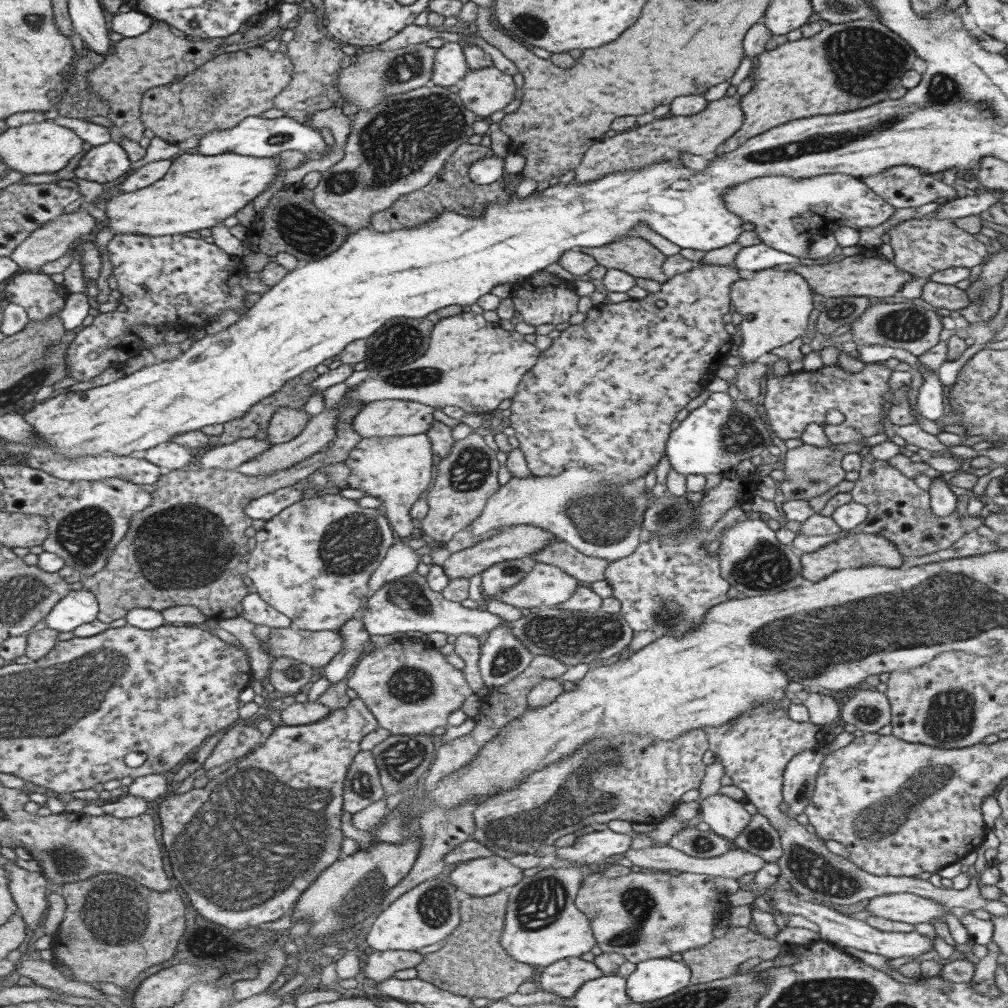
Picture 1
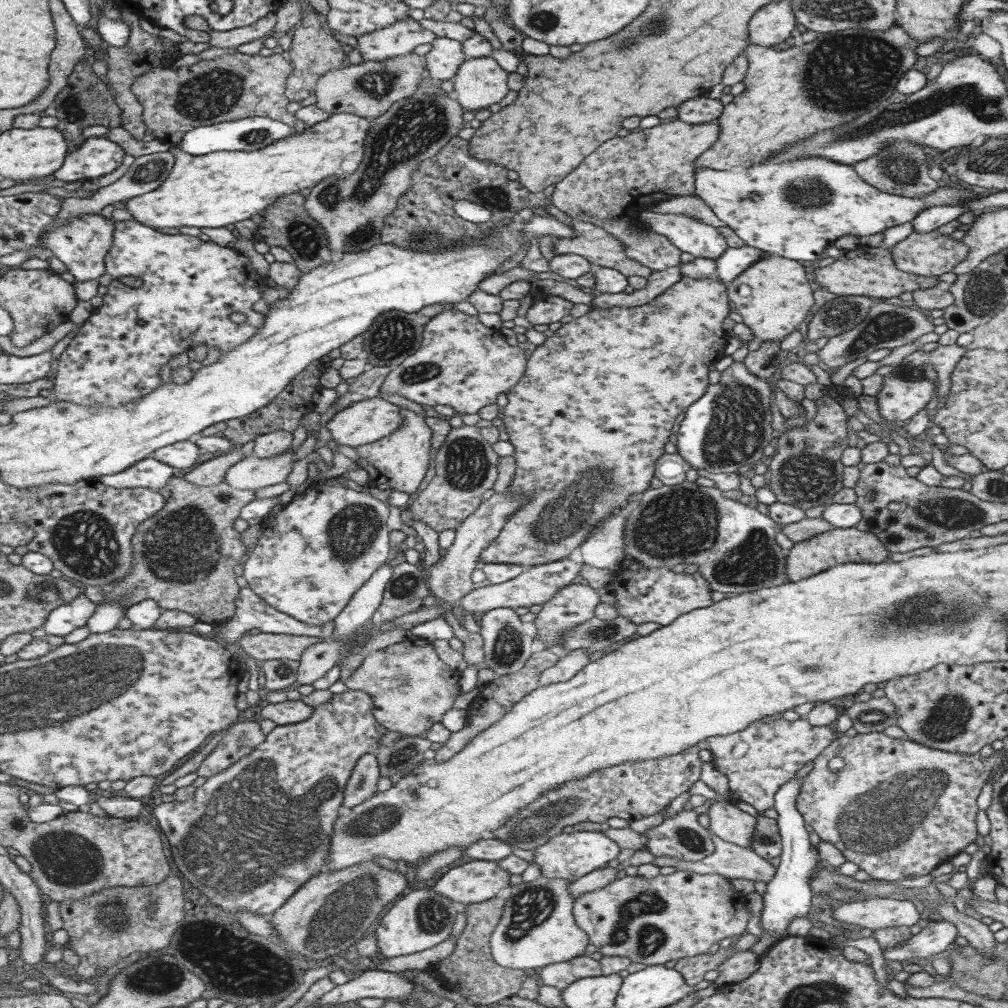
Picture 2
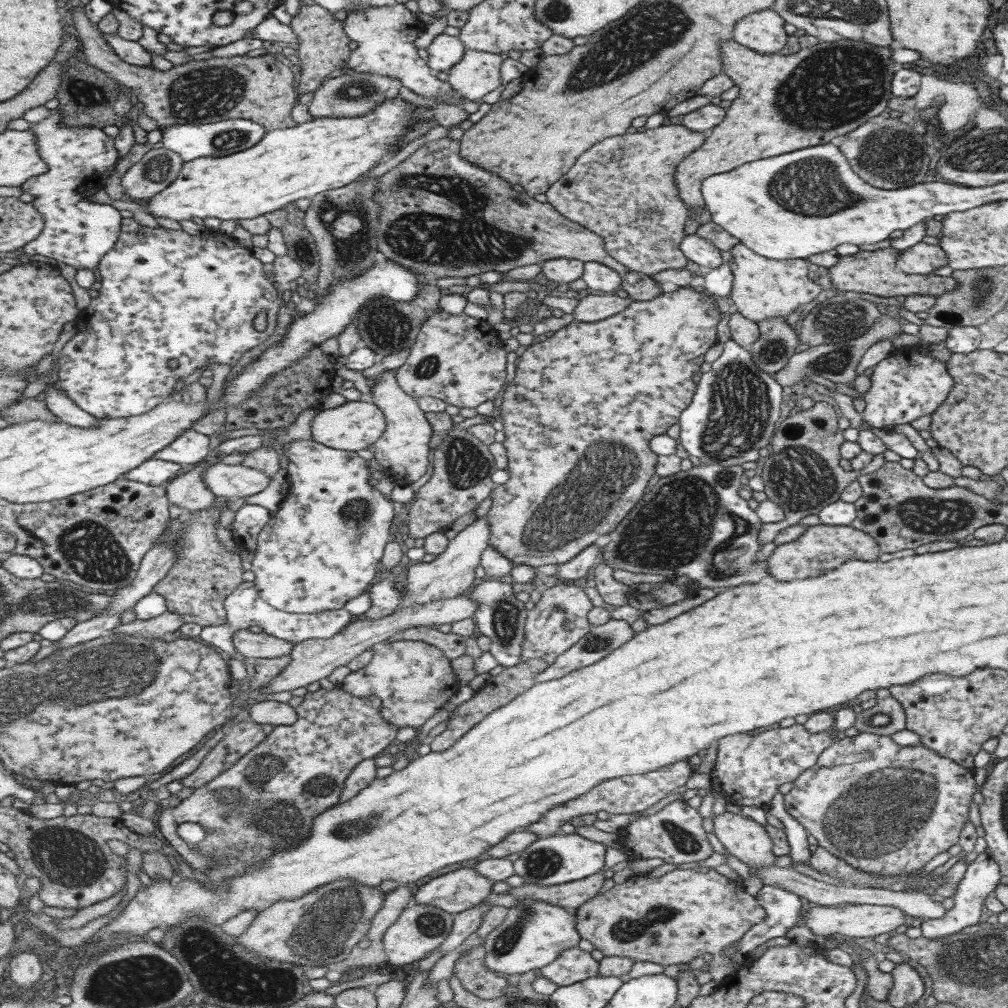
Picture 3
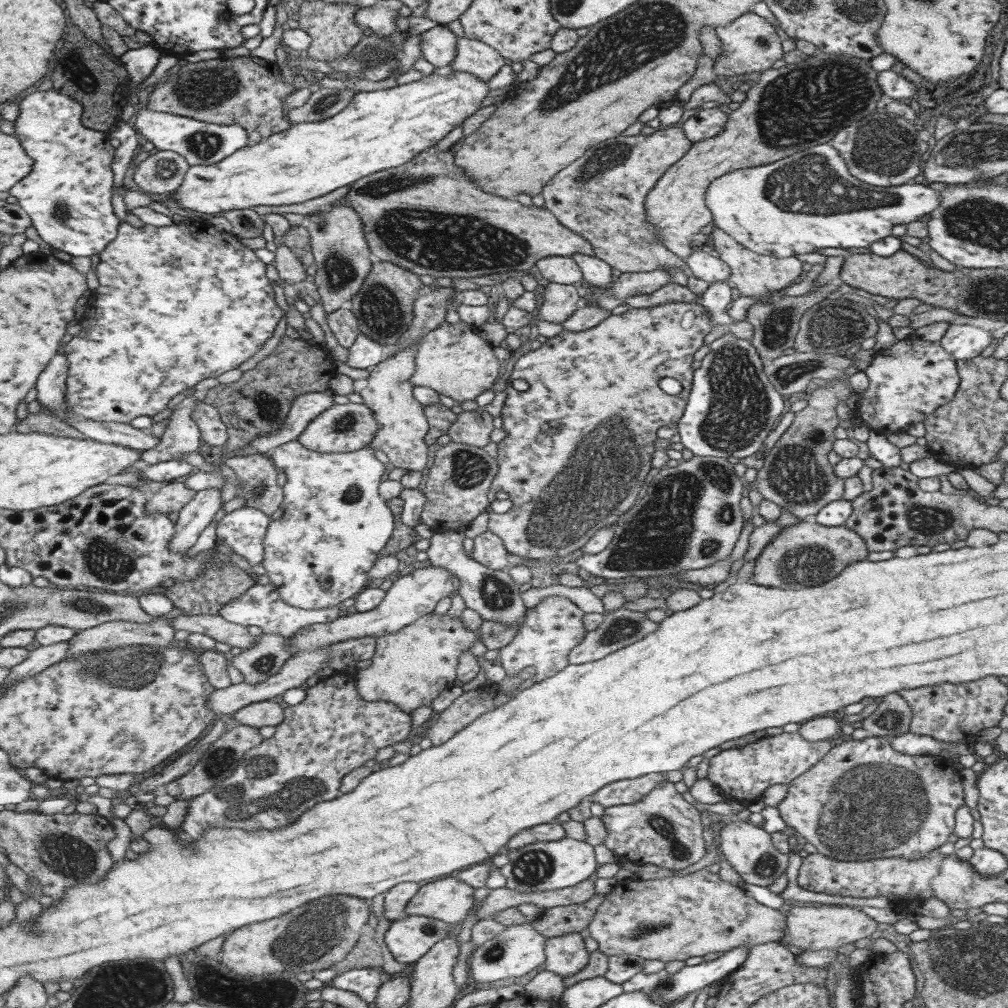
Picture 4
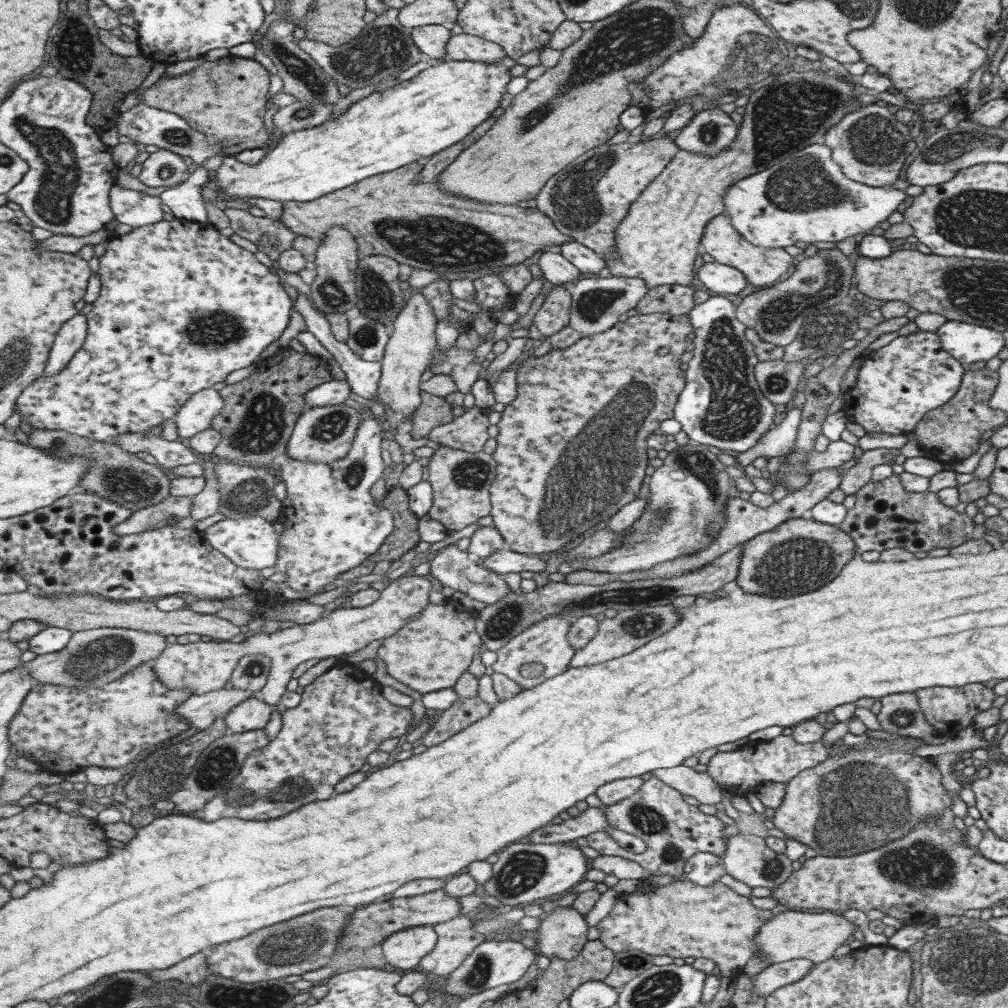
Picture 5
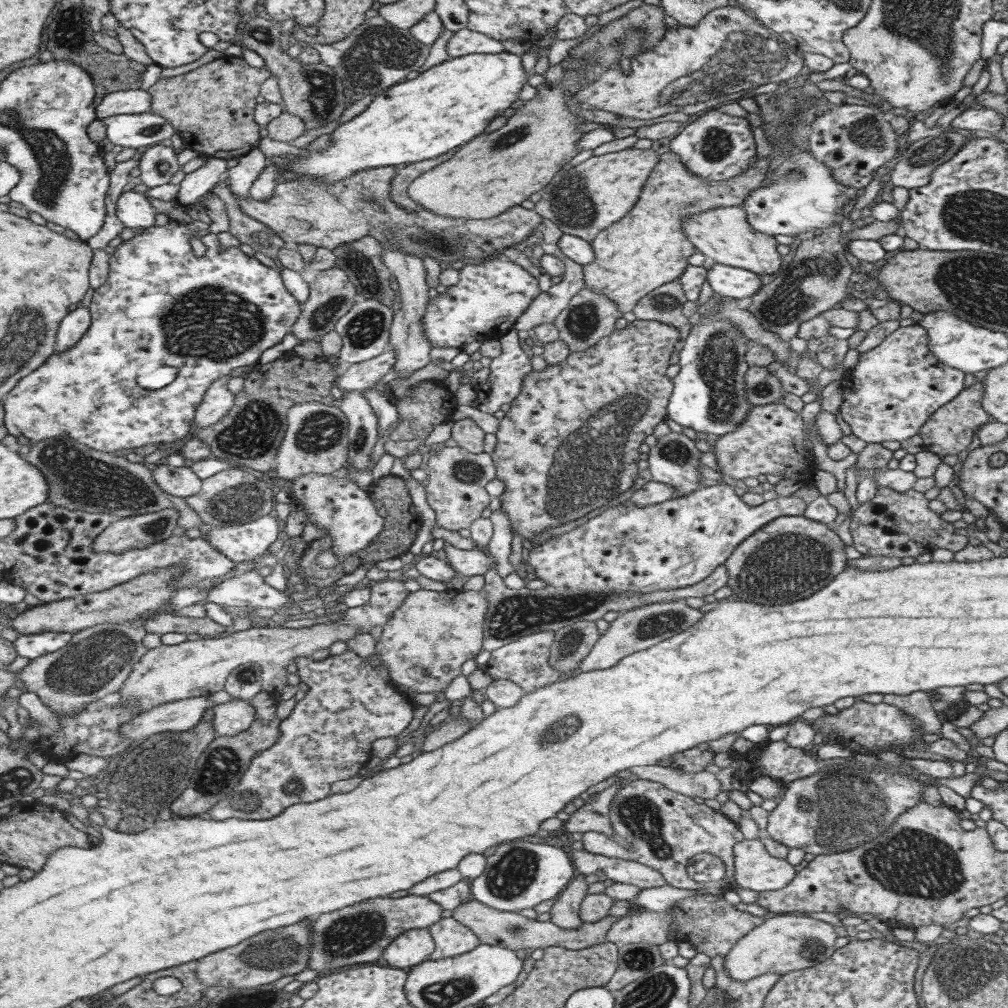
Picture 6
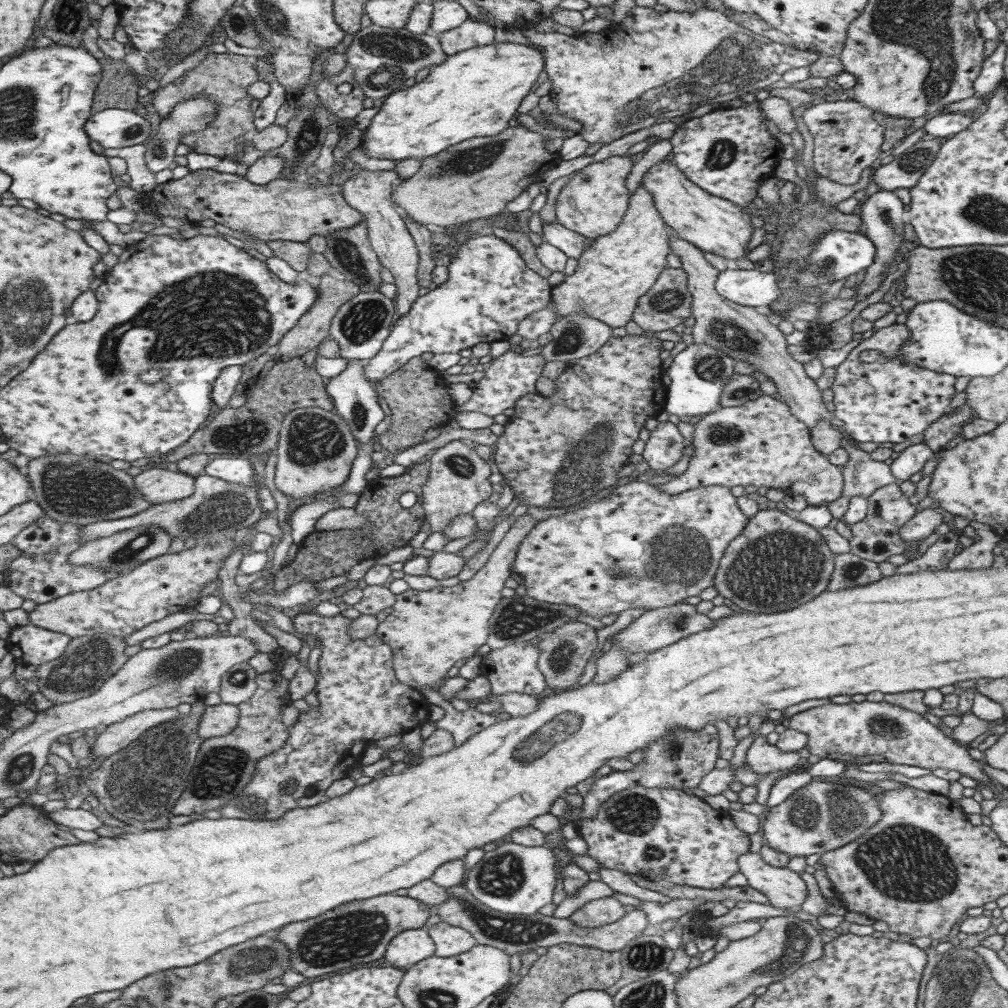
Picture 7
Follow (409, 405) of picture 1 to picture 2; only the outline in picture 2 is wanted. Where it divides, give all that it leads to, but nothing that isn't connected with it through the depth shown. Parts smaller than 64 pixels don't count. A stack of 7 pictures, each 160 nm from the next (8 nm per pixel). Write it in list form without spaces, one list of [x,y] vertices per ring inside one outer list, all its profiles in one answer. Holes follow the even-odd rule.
[[[377,396],[351,404],[343,412],[335,414],[327,422],[326,427],[337,444],[346,445],[356,450],[361,445],[376,442],[384,439],[384,436],[397,432],[397,428],[401,428],[401,424],[405,424],[405,416],[402,414],[402,409],[389,404],[389,402]]]

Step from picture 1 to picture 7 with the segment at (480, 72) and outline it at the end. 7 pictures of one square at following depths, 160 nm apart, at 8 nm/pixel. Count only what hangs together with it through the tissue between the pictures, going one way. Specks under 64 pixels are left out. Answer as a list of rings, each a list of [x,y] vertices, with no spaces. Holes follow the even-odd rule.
[[[467,17],[459,26],[443,32],[438,42],[443,54],[453,55],[469,48],[492,44],[494,28],[483,21]]]

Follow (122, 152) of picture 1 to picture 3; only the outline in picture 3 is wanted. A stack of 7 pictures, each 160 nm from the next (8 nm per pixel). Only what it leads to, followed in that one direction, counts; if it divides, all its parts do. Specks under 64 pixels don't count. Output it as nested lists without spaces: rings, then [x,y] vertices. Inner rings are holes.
[[[51,109],[51,114],[38,123],[32,123],[30,130],[36,132],[36,139],[40,144],[40,155],[48,164],[49,172],[23,183],[22,192],[32,194],[32,203],[45,217],[44,231],[23,248],[24,254],[15,257],[22,264],[29,262],[28,257],[41,254],[55,259],[57,262],[68,264],[76,270],[99,268],[100,260],[113,250],[120,239],[124,218],[117,208],[107,204],[89,202],[79,188],[93,184],[105,186],[107,178],[115,170],[119,159],[119,152],[115,148],[115,140],[104,130],[93,127],[72,127],[64,125],[64,114],[58,109]],[[95,206],[95,208],[83,208]],[[77,210],[103,210],[103,212],[77,212]]]

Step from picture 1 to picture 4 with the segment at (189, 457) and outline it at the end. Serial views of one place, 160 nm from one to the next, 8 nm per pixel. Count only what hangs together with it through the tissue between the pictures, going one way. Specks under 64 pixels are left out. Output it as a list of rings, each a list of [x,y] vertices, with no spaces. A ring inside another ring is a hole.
[[[192,393],[172,410],[157,448],[141,453],[141,464],[152,466],[173,460],[183,461],[189,452],[198,452],[204,444],[201,428],[193,418],[200,399]]]

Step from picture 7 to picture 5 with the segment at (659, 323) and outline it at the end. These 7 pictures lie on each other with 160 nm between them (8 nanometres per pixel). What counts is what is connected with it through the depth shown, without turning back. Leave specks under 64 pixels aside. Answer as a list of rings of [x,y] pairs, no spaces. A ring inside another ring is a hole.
[[[661,285],[650,288],[634,306],[638,314],[665,313],[673,316],[687,314],[693,307],[690,286]]]

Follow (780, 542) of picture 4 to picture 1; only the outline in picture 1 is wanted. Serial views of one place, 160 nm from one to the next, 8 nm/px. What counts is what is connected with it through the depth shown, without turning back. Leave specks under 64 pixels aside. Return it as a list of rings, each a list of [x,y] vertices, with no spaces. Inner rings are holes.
[[[856,531],[847,533],[844,537],[824,544],[820,549],[813,552],[799,554],[801,576],[807,583],[814,583],[832,575],[837,570],[846,568],[864,567],[865,565],[881,565],[887,568],[902,566],[903,556],[886,538]]]

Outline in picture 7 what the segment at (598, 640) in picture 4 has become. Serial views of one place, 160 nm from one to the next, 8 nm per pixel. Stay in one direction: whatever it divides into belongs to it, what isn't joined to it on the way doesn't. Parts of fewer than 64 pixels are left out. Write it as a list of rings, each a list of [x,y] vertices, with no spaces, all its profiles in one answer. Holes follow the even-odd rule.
[[[686,603],[672,604],[671,606],[663,606],[654,608],[653,610],[644,611],[637,619],[634,619],[629,625],[611,637],[611,647],[609,651],[603,653],[601,657],[595,660],[595,672],[592,682],[607,682],[612,677],[621,674],[625,665],[627,665],[627,655],[651,651],[663,648],[675,641],[689,635],[707,630],[709,626],[713,626],[713,621],[705,614],[699,614],[693,605]]]

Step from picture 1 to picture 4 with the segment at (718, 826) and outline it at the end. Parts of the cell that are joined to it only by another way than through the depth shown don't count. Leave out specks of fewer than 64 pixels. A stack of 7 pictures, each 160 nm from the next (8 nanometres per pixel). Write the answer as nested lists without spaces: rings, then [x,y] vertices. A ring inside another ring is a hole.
[[[732,818],[720,830],[720,850],[731,868],[743,879],[743,883],[754,887],[768,887],[773,880],[786,872],[789,854],[781,854],[770,841],[770,833],[760,827]]]

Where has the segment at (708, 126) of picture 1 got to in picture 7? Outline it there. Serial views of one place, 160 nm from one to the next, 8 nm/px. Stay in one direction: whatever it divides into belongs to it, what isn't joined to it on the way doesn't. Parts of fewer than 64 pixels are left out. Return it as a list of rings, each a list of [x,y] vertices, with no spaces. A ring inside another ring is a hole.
[[[624,154],[590,162],[579,169],[558,191],[554,204],[556,221],[584,238],[595,239],[615,230],[627,208],[629,193],[625,188],[625,179],[632,165],[629,155]]]

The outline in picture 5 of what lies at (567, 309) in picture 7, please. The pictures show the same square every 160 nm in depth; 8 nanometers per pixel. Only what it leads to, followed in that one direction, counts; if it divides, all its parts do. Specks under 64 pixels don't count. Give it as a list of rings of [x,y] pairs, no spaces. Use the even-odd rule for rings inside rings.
[[[826,67],[822,71],[810,69],[801,73],[788,70],[785,74],[765,78],[748,96],[749,102],[744,107],[743,121],[737,125],[738,134],[727,148],[714,156],[685,150],[677,151],[663,167],[661,174],[640,192],[616,226],[614,250],[618,254],[618,259],[604,260],[603,275],[640,278],[649,289],[661,285],[689,286],[693,279],[693,262],[699,251],[696,248],[700,244],[704,226],[709,219],[724,212],[725,191],[737,181],[777,164],[806,146],[823,144],[830,126],[838,123],[843,115],[863,106],[855,101],[855,96],[851,83],[843,81]]]

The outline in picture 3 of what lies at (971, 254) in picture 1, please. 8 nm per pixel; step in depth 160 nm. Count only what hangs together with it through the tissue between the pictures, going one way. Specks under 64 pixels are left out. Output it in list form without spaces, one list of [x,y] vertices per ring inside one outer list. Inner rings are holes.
[[[917,244],[898,251],[895,266],[905,274],[929,274],[947,264],[946,254],[939,244]]]

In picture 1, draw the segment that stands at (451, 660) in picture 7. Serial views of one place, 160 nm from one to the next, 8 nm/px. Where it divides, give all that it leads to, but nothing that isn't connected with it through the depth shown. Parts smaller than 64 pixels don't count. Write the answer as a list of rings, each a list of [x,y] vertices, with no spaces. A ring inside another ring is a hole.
[[[427,640],[395,641],[363,654],[351,672],[348,686],[372,711],[379,726],[391,735],[435,736],[446,725],[450,712],[472,694],[463,671],[455,670]]]

